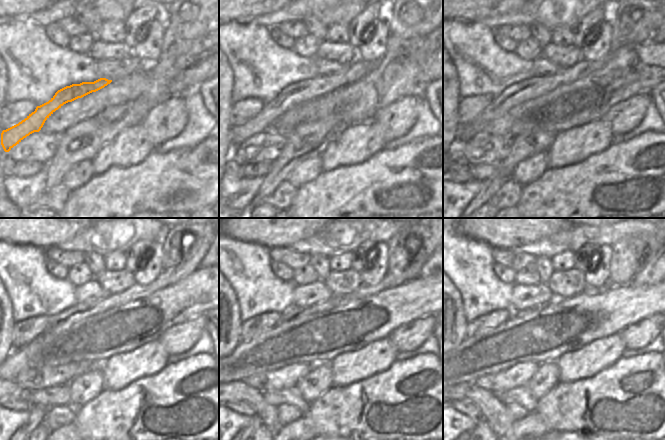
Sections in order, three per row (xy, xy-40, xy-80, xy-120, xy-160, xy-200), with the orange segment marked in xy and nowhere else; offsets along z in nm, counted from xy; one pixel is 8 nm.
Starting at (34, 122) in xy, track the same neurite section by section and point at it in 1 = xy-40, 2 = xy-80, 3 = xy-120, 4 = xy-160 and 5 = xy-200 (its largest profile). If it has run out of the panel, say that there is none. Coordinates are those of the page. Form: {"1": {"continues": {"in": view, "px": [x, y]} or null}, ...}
{"1": {"continues": {"in": "xy-40", "px": [305, 90]}}, "2": {"continues": {"in": "xy-80", "px": [516, 94]}}, "3": {"continues": {"in": "xy-120", "px": [78, 312]}}, "4": {"continues": {"in": "xy-160", "px": [391, 280]}}, "5": {"continues": {"in": "xy-200", "px": [646, 259]}}}

